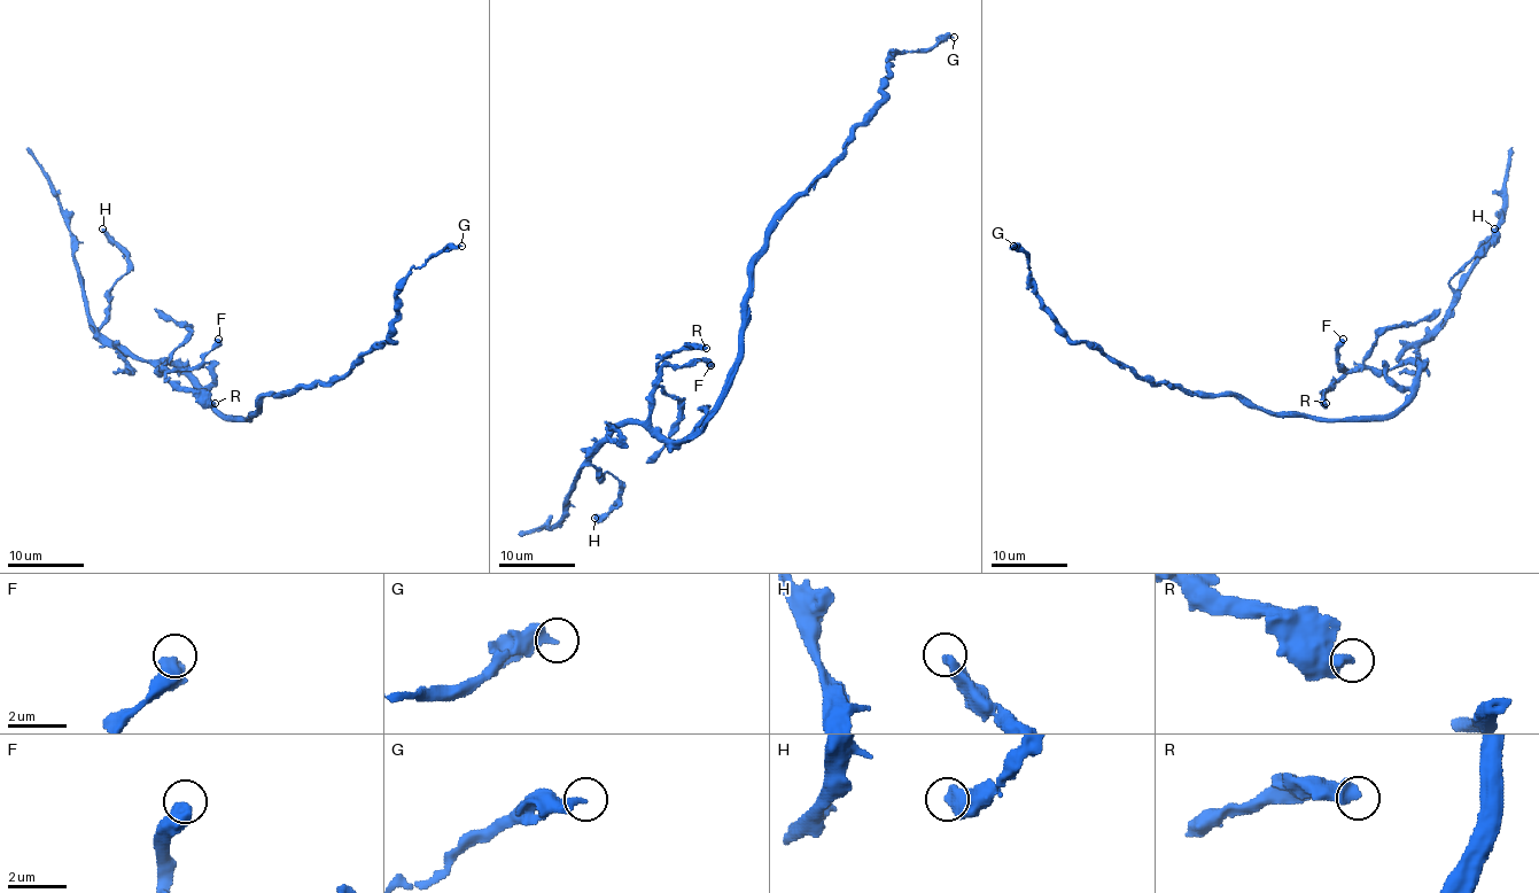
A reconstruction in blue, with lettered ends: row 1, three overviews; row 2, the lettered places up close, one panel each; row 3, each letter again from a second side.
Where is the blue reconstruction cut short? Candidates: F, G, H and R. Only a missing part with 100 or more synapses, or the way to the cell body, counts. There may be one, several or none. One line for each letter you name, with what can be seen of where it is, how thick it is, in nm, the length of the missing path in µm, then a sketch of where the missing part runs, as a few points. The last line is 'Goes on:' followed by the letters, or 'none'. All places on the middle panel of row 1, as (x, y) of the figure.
Goes on: none

